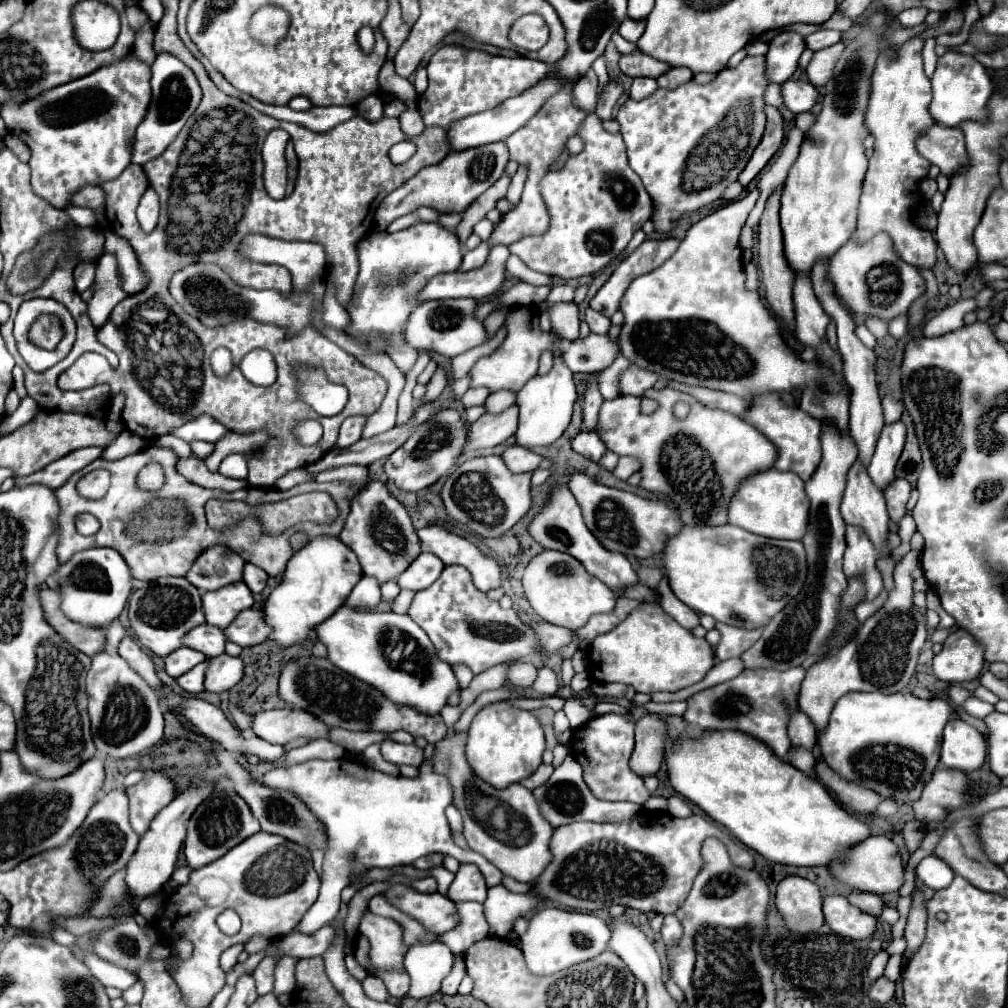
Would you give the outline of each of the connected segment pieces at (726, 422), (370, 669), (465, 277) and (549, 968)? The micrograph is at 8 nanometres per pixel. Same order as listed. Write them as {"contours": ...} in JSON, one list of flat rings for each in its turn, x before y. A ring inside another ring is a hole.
{"contours":[[[648,390,648,394,644,394,644,398,654,400,656,404,660,404,660,408,656,408,652,414,642,414,640,410,640,402,642,398,632,398,632,396,618,396,610,402,604,402,600,408,600,422,596,426,596,432,600,434,602,442,606,444,608,450,616,452,618,456,632,456,640,462,640,488,648,490,648,492,656,492,656,494,664,494,666,498,670,498,678,512,680,512,680,520,688,526,722,526,728,524,728,504,734,498,738,486,742,484,742,480,770,470,778,458,778,450,776,446,764,438,764,434,760,434,754,426,748,426,748,422,744,422,740,416,736,414,728,414,722,410,714,410,714,408,706,408,700,406,700,402,696,402,692,396,678,392,678,390],[676,402,688,402,690,404,690,414,680,420,674,416,674,404]],[[342,604,314,630,318,640,326,646,328,660,334,666,370,686,376,686,376,690,384,690,384,694,394,702,416,706,428,714,438,714,448,696,460,688,452,668,436,658,430,638,410,616,356,610]],[[494,246,488,262,482,268,470,272,448,272,438,274,428,282,428,286,420,292,418,302,424,298,432,300,446,300,446,298,490,298,494,292,500,290,506,270,506,258,510,256,508,246]],[[548,906,530,918,528,930,524,932,524,936,520,936,520,942,528,970,536,976,548,976,566,970,572,964,594,958,596,954,602,954,607,948,610,936,608,924,594,914]]]}

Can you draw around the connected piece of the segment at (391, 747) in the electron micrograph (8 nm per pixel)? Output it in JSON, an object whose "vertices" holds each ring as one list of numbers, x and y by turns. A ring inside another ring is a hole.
{"vertices":[[384,740,382,744,382,756,386,762,392,764,410,764,410,766,420,766,424,756,422,750,416,748,416,744,398,744,392,740]]}

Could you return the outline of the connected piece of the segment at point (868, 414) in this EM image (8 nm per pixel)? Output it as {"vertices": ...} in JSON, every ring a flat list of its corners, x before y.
{"vertices":[[818,262,812,270,812,284,814,284,814,292,824,308,824,312,836,322,838,326,838,350,842,354,842,362,844,362,844,378,846,384,850,386,850,436,854,438,856,446,858,446,858,458,868,464,872,458,872,450,878,442,880,430,884,426,884,416,882,416,882,404,880,404,880,394,878,394,878,384,876,384,876,372,874,372,874,362,876,356,872,350,868,350,854,334,856,328,856,320,852,318,852,314,844,308,844,304,838,302,836,294,832,292,832,284,826,280,826,270,828,270,828,262]]}

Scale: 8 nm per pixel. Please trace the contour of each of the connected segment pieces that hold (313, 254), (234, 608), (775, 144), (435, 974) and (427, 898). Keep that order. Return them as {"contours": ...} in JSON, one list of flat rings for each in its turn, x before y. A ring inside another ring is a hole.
{"contours":[[[258,234,246,236,240,244,240,252,254,262,280,264,288,268,294,286,308,286,308,278,326,268,326,252,318,242,284,242]],[[234,582,220,590,206,592,202,596,202,610,204,610,206,622,212,626,222,624,220,628,228,628,230,622,252,604,254,604,252,592,244,582]],[[766,106,766,116,768,116,768,126,764,132,764,138,760,142,760,146,756,148,756,154,752,154,750,164,744,168,744,174,740,174,738,182,742,186,748,186,750,180,754,180,760,170,768,164,768,160,778,152,778,148,782,146,784,140,784,120,778,108,774,106]],[[442,942,410,946,404,966,410,976,408,996,422,1000,430,998,440,990,442,980,450,974,454,954]],[[390,884,390,890,384,896,394,906,400,906,400,910,404,910,406,914,412,914,414,918,424,922,424,926,436,934,444,934,456,928,456,924,460,922,456,904,438,892,420,894,408,886]]]}

